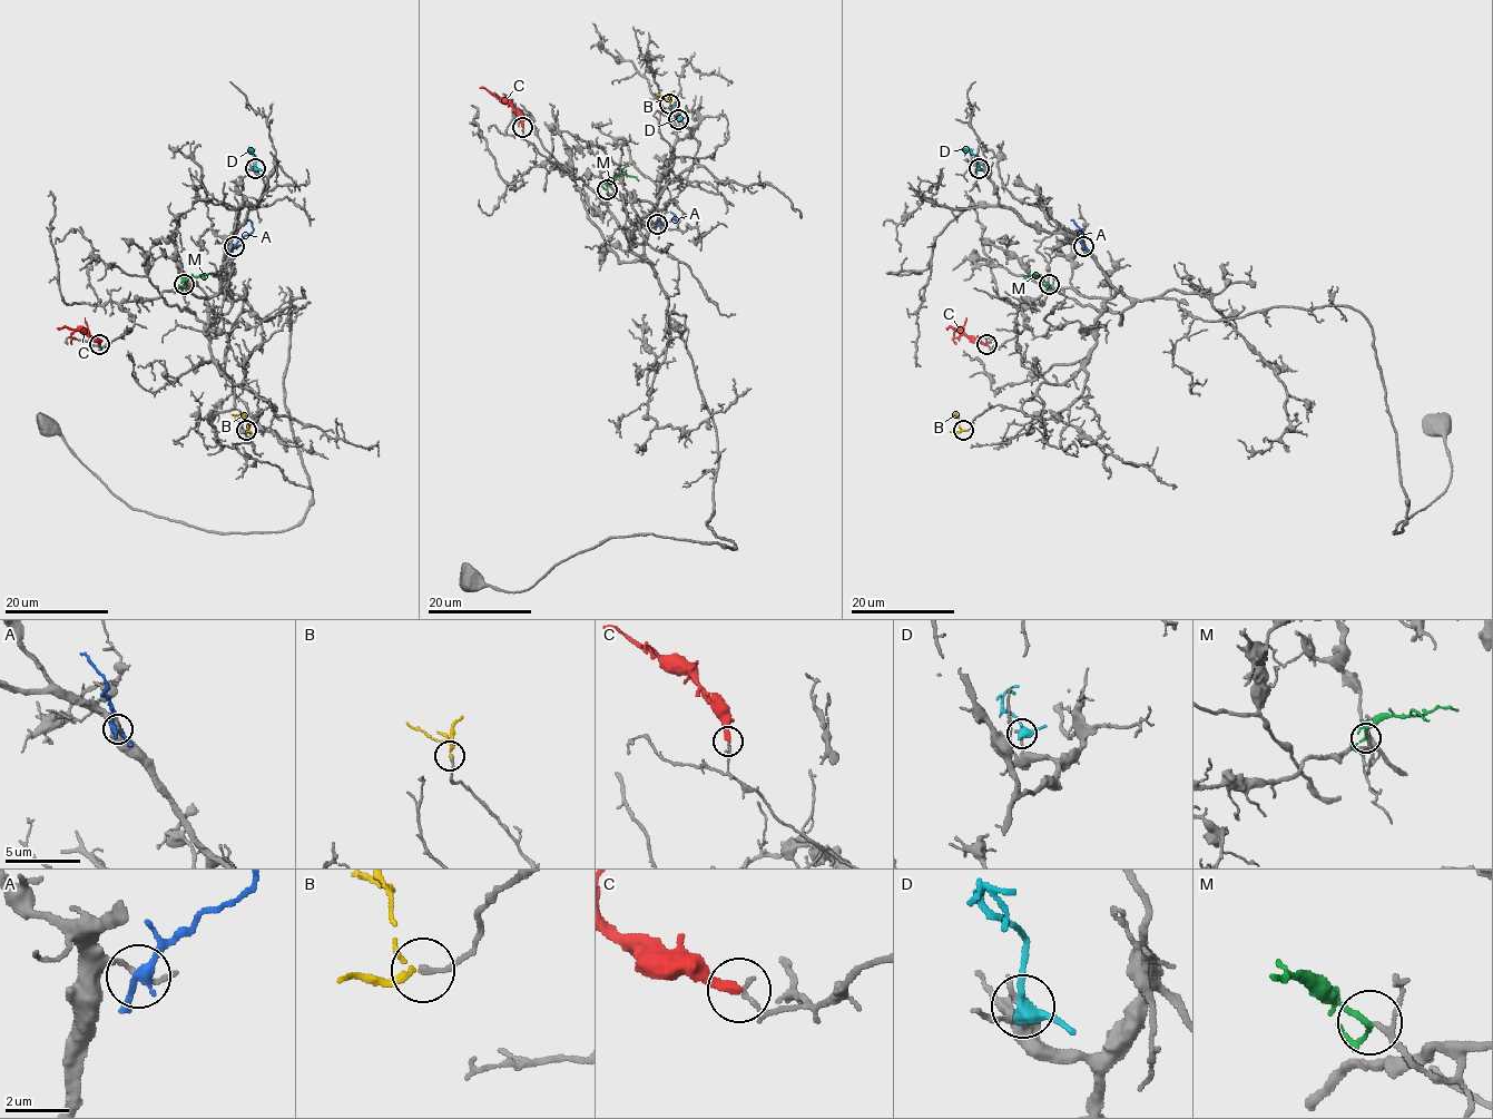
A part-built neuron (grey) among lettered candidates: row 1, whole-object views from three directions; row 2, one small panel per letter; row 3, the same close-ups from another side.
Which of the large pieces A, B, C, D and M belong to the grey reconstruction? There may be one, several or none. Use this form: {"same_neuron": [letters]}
{"same_neuron": ["B", "M"]}

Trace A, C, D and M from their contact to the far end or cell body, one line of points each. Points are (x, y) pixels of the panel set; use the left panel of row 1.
A: (234, 245), (253, 229), (246, 219)
C: (100, 344), (85, 331), (57, 329)
D: (256, 167), (256, 157), (249, 149), (252, 156)
M: (183, 284), (185, 281), (215, 275)

